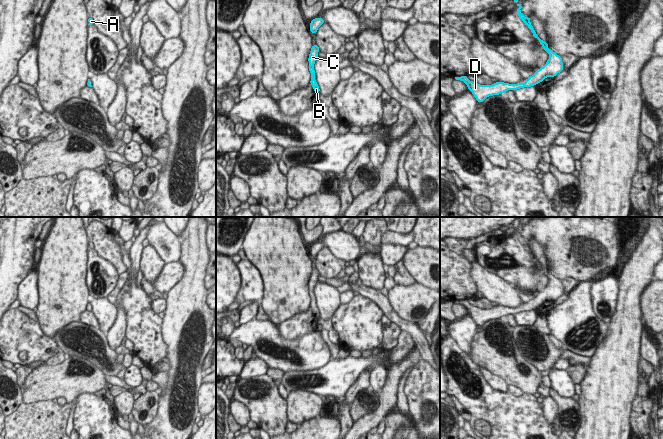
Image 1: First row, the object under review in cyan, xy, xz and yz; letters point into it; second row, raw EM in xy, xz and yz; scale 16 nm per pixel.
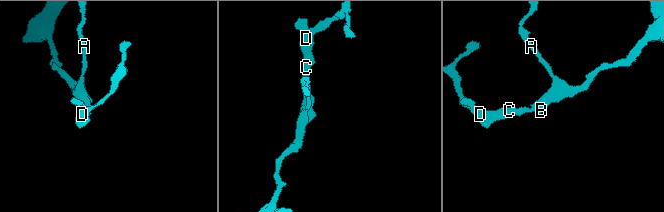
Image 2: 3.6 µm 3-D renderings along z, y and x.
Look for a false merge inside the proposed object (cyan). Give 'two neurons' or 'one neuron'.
one neuron

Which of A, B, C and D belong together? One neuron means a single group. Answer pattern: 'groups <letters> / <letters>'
groups A B C D

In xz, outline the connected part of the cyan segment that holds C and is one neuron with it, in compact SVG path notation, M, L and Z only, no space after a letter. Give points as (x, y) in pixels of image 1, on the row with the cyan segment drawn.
M312 45L312 48L311 48L311 51L309 54L309 58L308 58L309 71L311 73L311 78L312 78L310 80L310 84L312 85L315 93L320 93L319 86L317 84L317 81L315 80L316 74L315 74L315 70L314 70L314 64L315 64L315 61L317 60L319 51L320 51L320 49L319 49L318 45Z

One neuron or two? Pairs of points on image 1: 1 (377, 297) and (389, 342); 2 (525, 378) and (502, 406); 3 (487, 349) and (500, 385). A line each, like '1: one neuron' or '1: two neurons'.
1: two neurons
2: two neurons
3: two neurons

